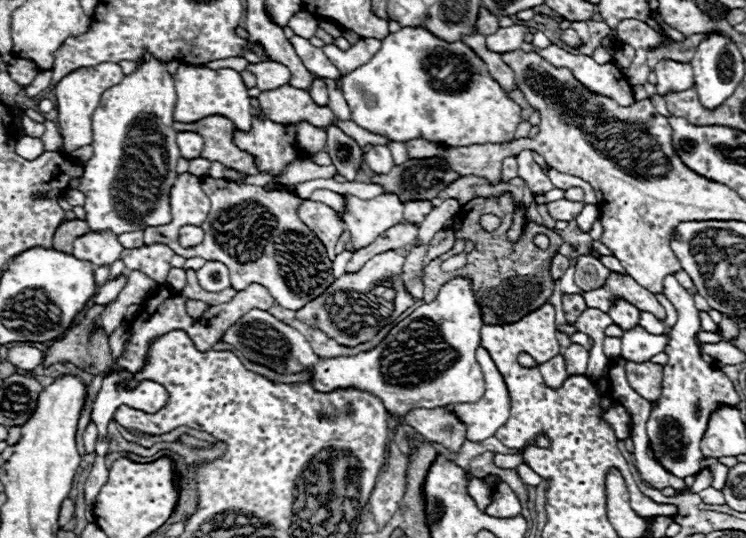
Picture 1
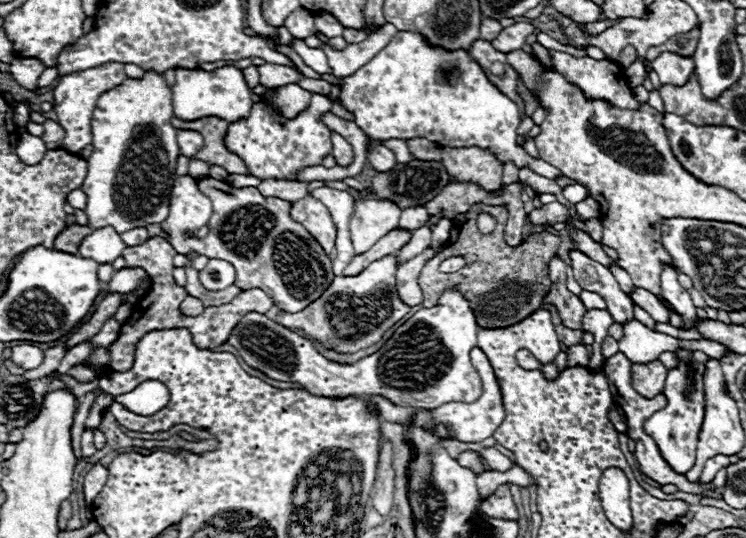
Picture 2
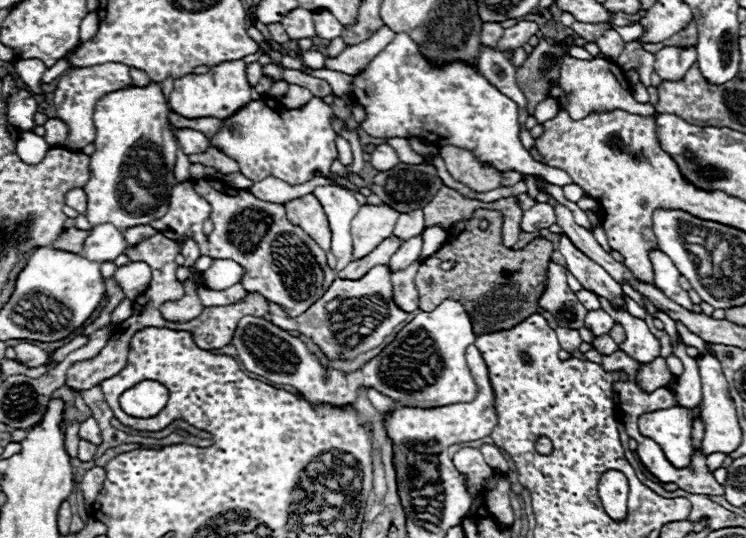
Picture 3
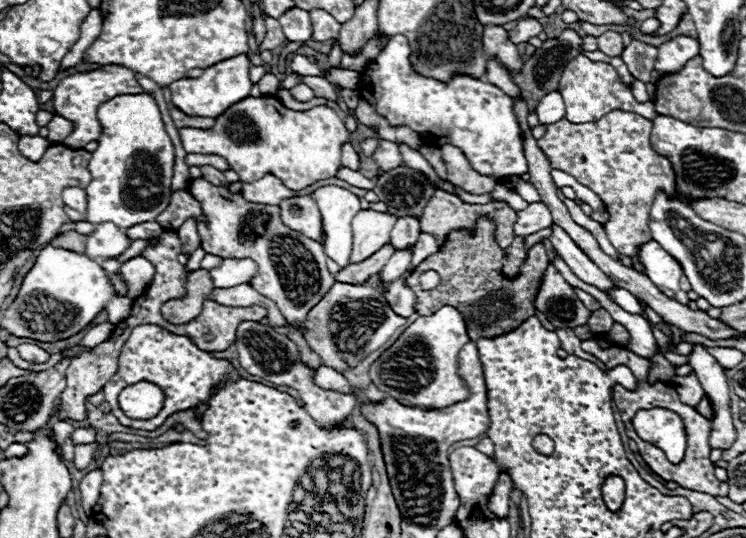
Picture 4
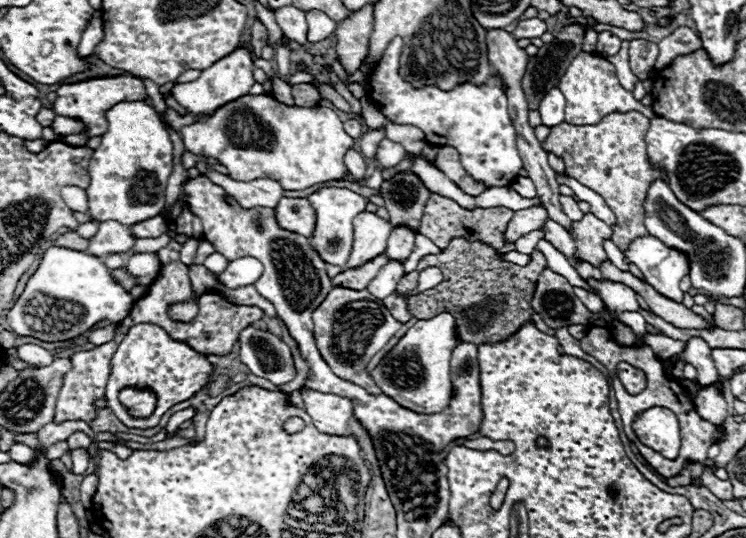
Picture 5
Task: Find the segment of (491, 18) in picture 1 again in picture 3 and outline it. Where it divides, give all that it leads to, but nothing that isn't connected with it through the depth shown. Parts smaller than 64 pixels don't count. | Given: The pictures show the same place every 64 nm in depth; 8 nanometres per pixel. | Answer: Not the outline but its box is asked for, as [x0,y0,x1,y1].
[480,22,504,48]

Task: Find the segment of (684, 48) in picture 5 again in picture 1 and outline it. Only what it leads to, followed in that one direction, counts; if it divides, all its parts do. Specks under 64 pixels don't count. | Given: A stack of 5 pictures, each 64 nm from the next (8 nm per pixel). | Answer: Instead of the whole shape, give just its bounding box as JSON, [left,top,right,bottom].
[654,60,692,96]

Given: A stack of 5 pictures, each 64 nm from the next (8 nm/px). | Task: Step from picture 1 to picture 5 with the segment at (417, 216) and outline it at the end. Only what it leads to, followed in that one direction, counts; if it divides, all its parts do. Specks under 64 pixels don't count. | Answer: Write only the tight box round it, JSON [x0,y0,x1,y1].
[386,226,416,260]

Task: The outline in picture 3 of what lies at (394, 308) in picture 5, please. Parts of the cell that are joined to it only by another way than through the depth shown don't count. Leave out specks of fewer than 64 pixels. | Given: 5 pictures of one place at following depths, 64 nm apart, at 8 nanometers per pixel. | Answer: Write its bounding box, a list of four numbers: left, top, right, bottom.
[392,260,420,312]

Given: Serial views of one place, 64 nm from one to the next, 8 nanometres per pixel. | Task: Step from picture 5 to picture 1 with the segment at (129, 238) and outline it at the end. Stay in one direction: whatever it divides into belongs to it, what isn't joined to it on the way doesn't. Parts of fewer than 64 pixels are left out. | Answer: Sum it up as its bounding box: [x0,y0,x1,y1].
[74,232,122,266]

